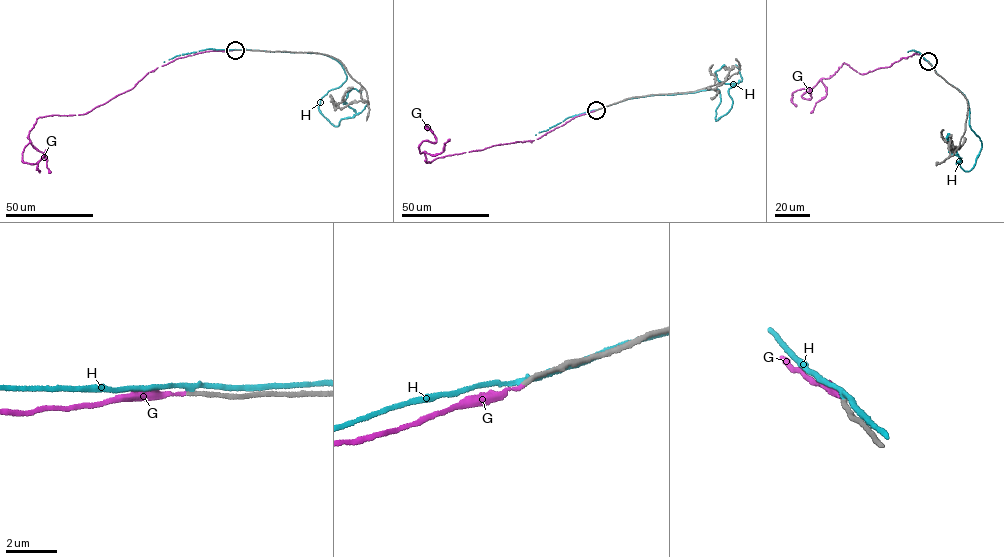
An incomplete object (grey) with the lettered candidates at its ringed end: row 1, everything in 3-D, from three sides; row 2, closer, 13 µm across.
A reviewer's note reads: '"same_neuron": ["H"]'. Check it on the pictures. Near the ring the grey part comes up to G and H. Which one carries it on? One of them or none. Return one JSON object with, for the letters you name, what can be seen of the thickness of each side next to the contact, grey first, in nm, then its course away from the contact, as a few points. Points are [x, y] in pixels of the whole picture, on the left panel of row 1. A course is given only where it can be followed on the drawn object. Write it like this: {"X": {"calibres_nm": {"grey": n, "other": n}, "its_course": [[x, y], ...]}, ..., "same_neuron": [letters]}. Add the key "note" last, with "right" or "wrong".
{"G": {"calibres_nm": {"grey": 160, "other": 110}}, "same_neuron": ["G"], "note": "wrong"}

